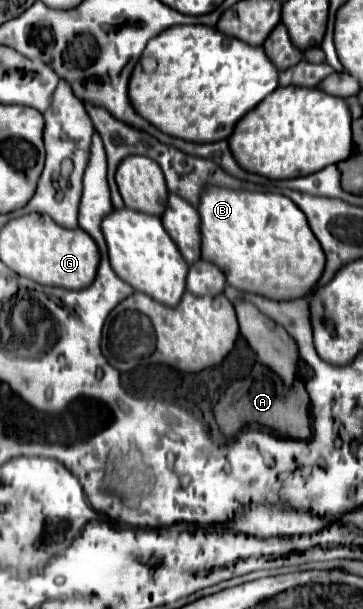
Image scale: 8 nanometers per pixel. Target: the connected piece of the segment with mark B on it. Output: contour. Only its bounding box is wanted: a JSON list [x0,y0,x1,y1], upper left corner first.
[199,188,325,300]

